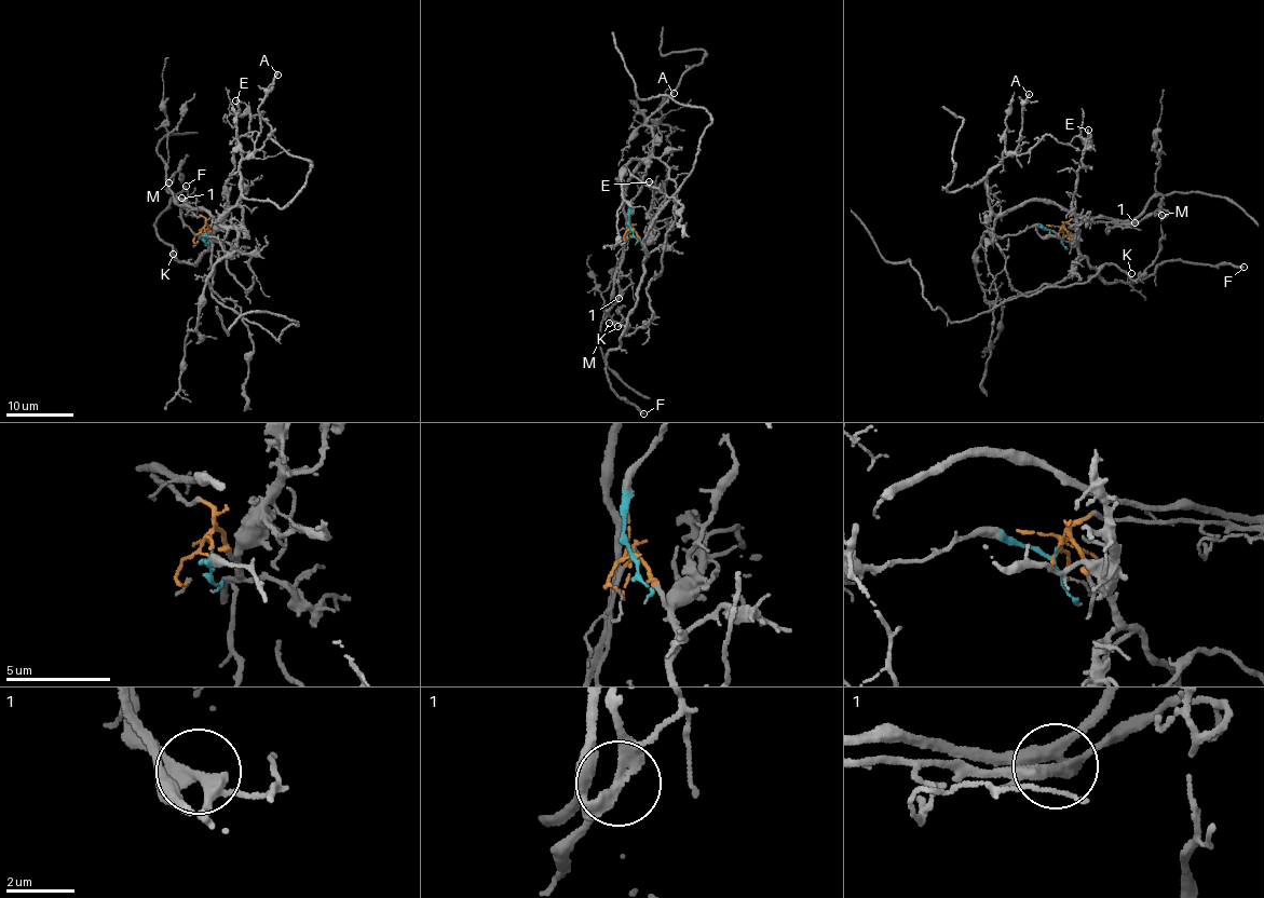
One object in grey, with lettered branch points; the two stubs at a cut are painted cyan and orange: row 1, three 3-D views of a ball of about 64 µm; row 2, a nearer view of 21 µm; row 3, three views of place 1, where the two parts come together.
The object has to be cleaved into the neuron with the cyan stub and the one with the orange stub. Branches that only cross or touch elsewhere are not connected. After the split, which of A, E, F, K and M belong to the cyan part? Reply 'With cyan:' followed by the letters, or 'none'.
With cyan: A

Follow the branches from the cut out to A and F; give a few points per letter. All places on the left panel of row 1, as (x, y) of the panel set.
A: (203, 233), (216, 237), (227, 255), (234, 253), (242, 219), (240, 163), (260, 131), (258, 107), (277, 73)
F: (203, 233), (209, 227), (209, 250), (193, 263), (177, 261), (158, 233), (155, 218), (186, 186)

